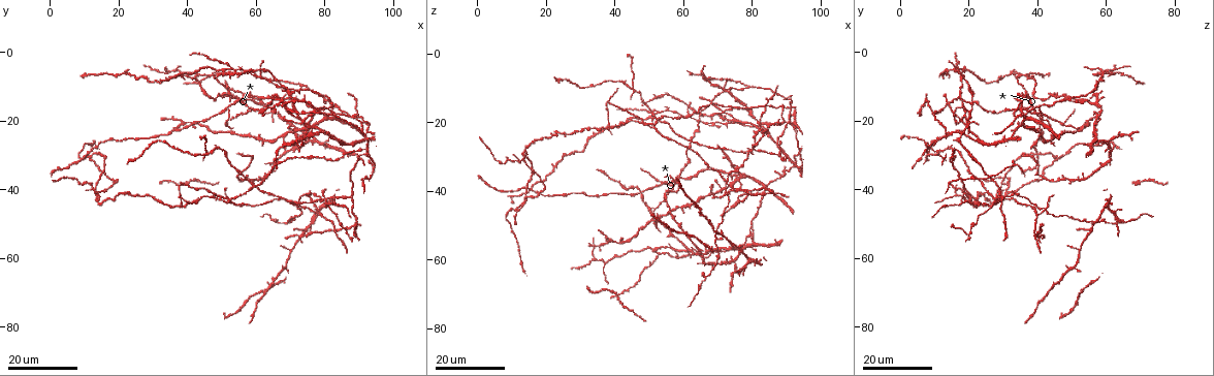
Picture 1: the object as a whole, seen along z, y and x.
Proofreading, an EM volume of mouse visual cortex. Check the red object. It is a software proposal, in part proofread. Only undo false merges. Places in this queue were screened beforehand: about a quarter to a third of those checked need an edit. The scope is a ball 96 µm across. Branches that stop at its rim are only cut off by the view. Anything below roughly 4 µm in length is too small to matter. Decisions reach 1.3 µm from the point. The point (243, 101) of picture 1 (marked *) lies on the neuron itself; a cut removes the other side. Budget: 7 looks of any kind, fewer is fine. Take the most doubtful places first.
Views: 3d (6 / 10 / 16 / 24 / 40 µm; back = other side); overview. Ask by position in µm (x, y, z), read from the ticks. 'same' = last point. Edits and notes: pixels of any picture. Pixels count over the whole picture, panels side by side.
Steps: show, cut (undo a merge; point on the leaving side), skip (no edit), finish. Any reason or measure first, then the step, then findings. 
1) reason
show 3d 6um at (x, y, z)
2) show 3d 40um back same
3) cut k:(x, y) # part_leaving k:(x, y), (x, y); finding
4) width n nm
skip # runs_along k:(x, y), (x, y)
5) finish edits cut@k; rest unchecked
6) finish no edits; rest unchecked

small branch off a trunk
show 3d 16um at (38.0, 44.5, 21.0)

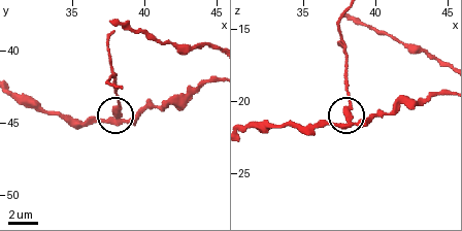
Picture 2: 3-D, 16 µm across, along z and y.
zoom in
show 3d 6um at (38.0, 44.6, 21.2)

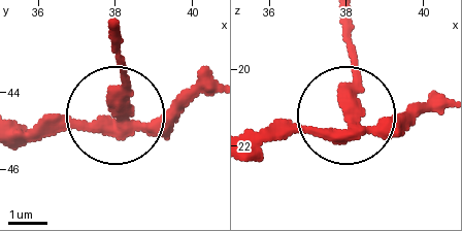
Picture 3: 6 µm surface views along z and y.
side_arm 14 um; arms 3
cut 3:(123, 76) # two neurons meet here

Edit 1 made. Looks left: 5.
redraw
show overview

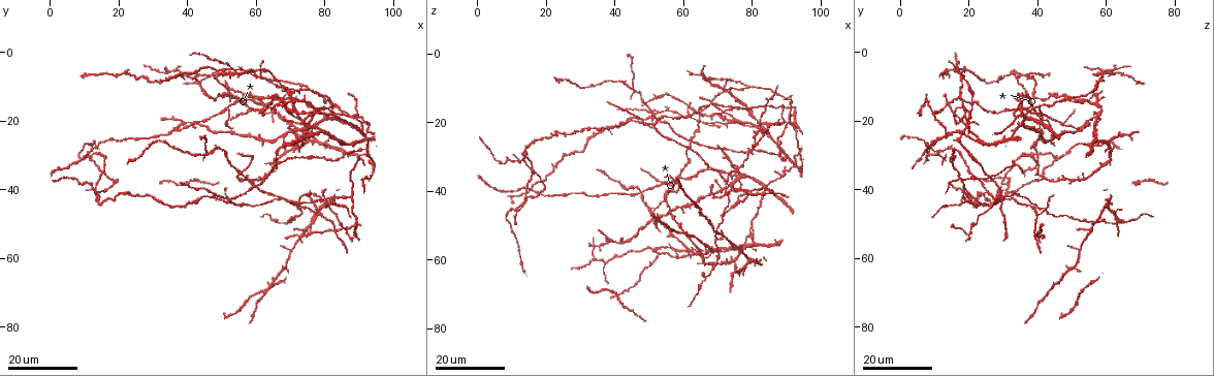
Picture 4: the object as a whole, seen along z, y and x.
four or more arms meet
show 3d 24um at (46.0, 30.0, 10.5)

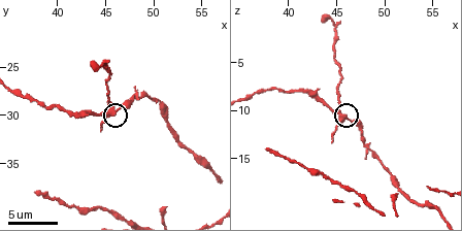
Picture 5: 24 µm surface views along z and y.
zoom in
show 3d 6um at (45.6, 29.6, 11.0)

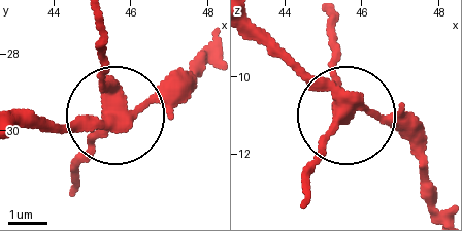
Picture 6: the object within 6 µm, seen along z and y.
cut 6:(92, 151) # part_leaving 6:(113, 110), (104, 25); a second neuron is stuck on

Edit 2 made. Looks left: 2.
four or more arms meet
show 3d 24um at (11.5, 31.0, 45.5)

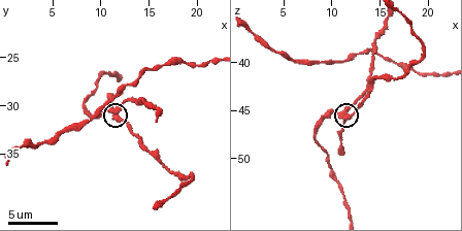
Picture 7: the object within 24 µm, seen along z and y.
zoom in
show 3d 6um same

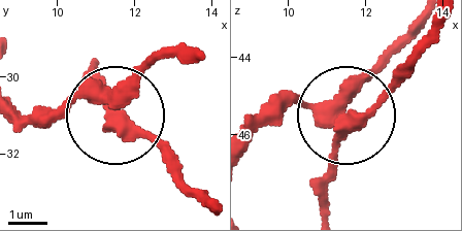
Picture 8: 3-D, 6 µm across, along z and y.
skip # runs_along 8:(442, 19), (426, 48), (350, 118), (327, 206); all the same neuron

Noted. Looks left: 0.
finish edits cut@3, cut@6; rest unchecked

